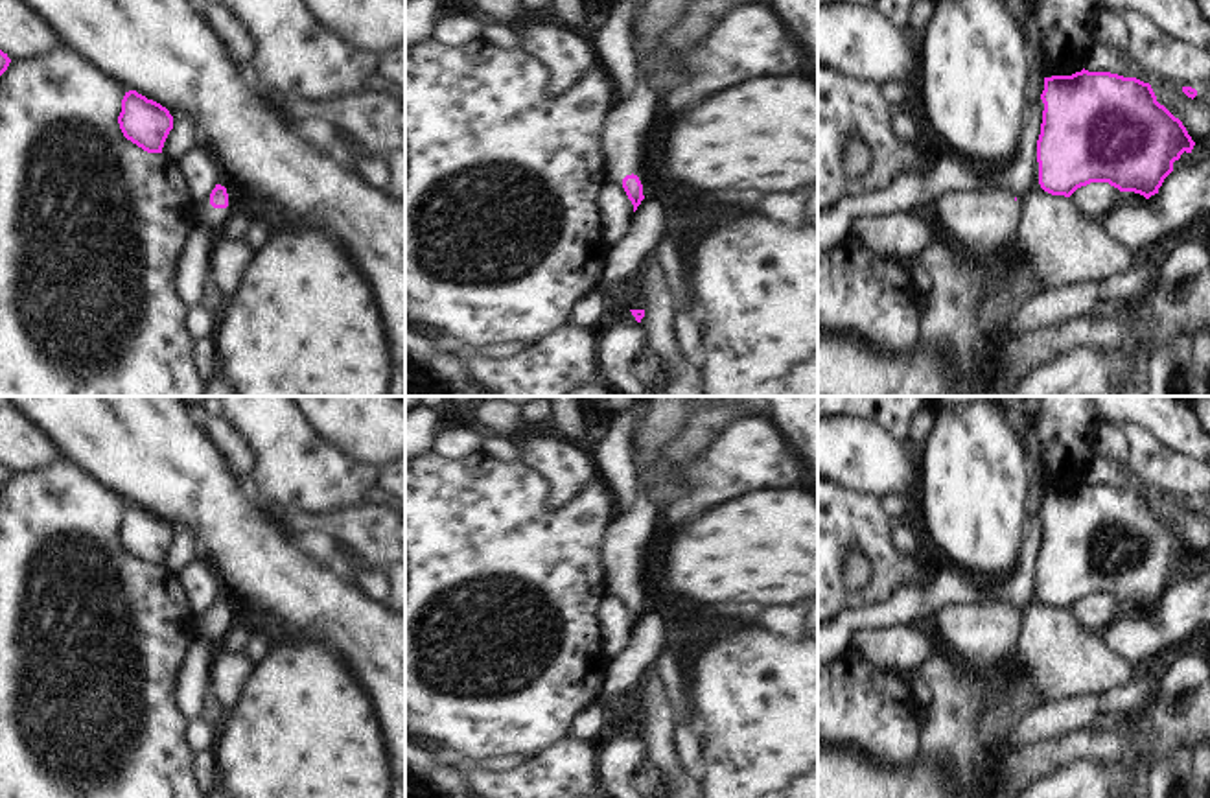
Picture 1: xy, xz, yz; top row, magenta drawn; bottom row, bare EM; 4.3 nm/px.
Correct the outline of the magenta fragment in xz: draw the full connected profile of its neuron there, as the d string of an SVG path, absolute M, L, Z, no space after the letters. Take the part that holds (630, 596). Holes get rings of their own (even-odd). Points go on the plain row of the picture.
M637 481L637 488L632 507L624 514L615 516L606 527L600 544L604 584L622 595L634 625L645 612L643 597L635 584L639 582L645 547L652 536L657 512L657 507L646 496L646 485Z

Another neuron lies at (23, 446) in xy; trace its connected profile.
M0 398L0 463L11 474L44 468L61 457L61 452L39 428Z

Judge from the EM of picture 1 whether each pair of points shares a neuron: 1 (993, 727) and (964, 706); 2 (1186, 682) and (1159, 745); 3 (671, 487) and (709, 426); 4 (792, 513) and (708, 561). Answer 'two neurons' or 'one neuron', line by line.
1: two neurons
2: one neuron
3: one neuron
4: one neuron

